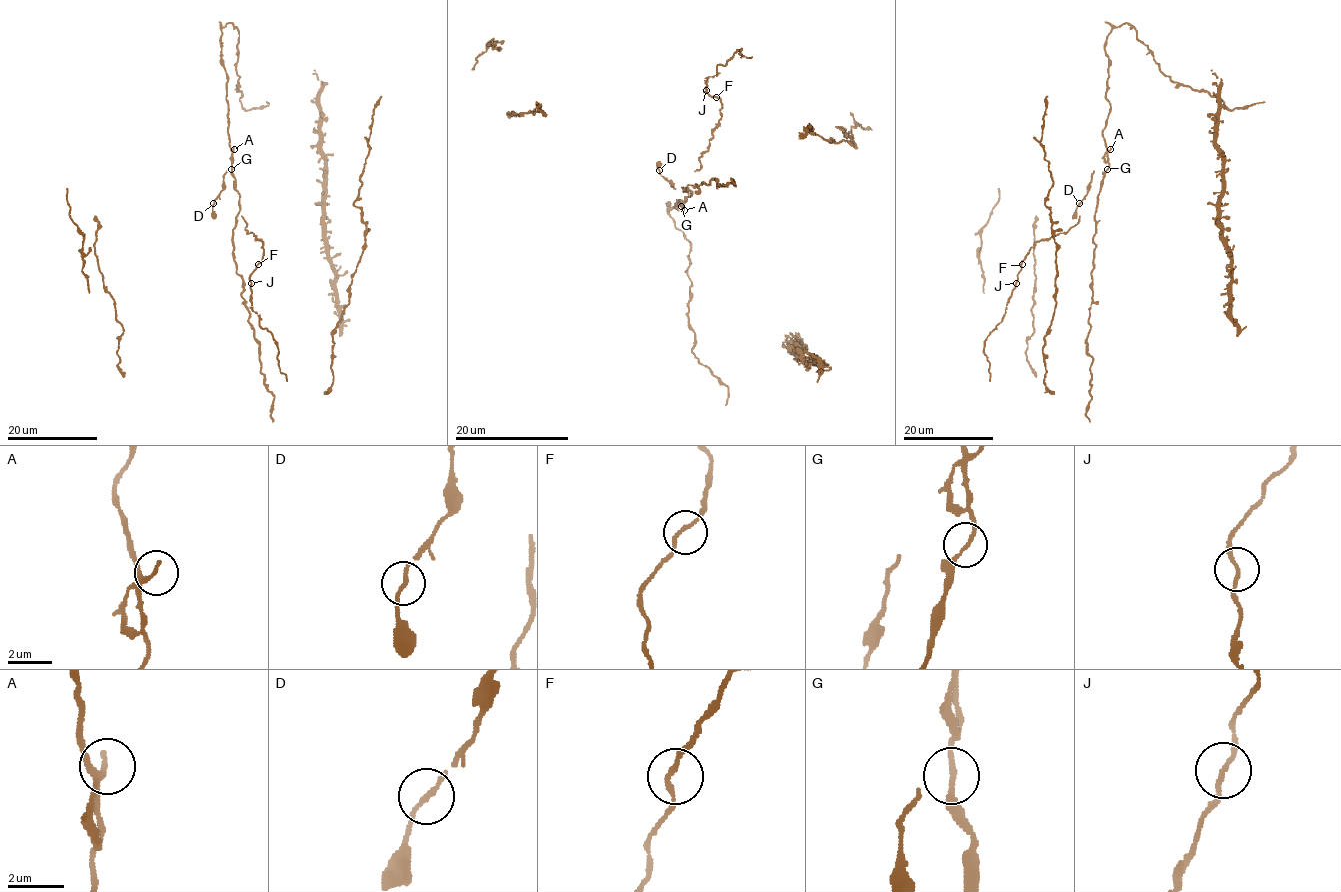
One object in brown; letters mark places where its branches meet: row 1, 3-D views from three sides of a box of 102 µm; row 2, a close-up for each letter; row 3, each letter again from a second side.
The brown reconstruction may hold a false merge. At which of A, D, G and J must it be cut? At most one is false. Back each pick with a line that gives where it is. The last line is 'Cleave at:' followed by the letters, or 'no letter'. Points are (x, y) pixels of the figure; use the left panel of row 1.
Cleave at: no letter

